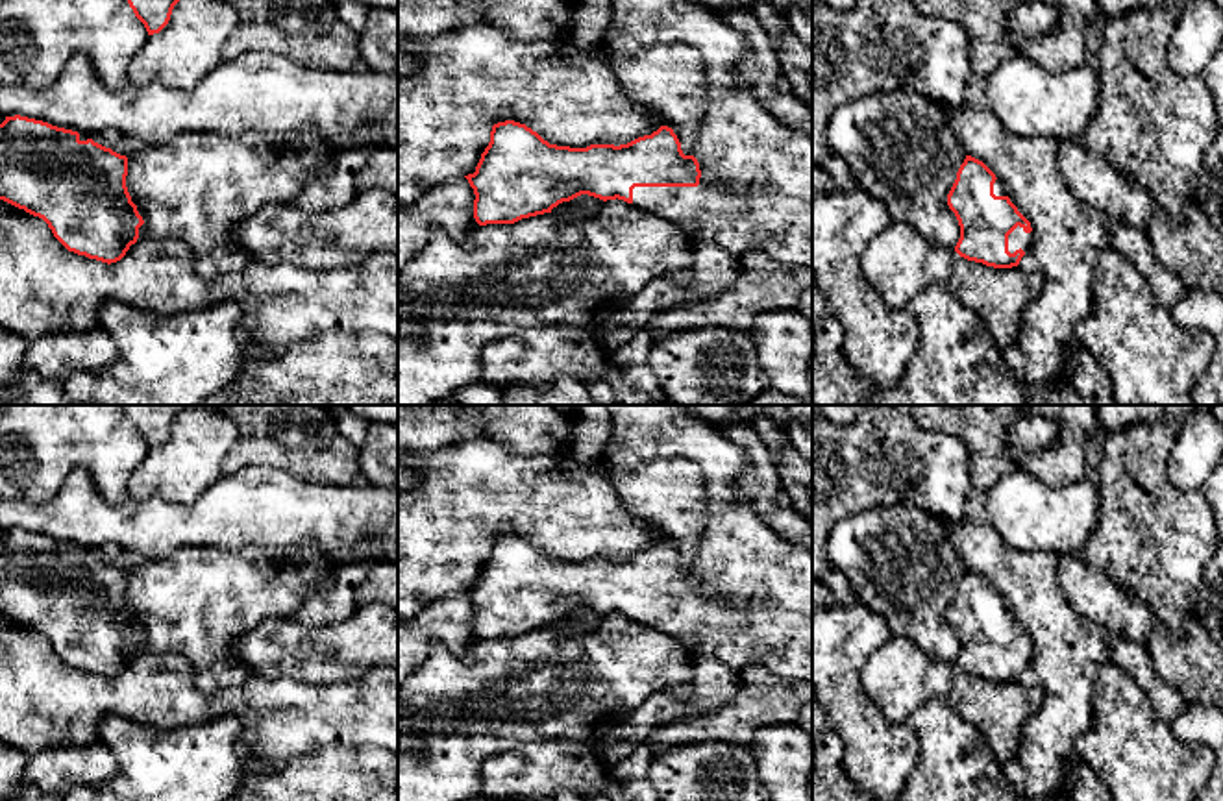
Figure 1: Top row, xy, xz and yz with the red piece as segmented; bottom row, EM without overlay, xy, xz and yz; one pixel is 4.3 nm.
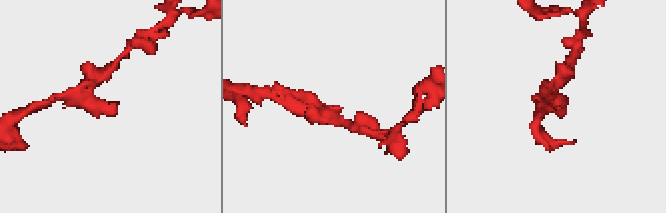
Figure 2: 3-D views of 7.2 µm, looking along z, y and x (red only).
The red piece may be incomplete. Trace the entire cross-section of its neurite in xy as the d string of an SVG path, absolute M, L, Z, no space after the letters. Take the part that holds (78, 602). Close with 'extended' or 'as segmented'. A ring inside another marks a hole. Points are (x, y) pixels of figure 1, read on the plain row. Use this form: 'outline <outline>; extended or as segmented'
outline M28 531L0 538L0 614L43 633L68 664L120 675L144 638L126 601L128 572Z; as segmented

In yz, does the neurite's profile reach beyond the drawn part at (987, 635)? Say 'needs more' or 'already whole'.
needs more

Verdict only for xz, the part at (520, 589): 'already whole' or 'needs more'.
needs more

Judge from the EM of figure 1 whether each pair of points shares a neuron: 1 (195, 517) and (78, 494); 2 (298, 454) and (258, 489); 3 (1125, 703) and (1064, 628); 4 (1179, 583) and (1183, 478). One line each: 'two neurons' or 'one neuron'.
1: one neuron
2: two neurons
3: two neurons
4: two neurons

